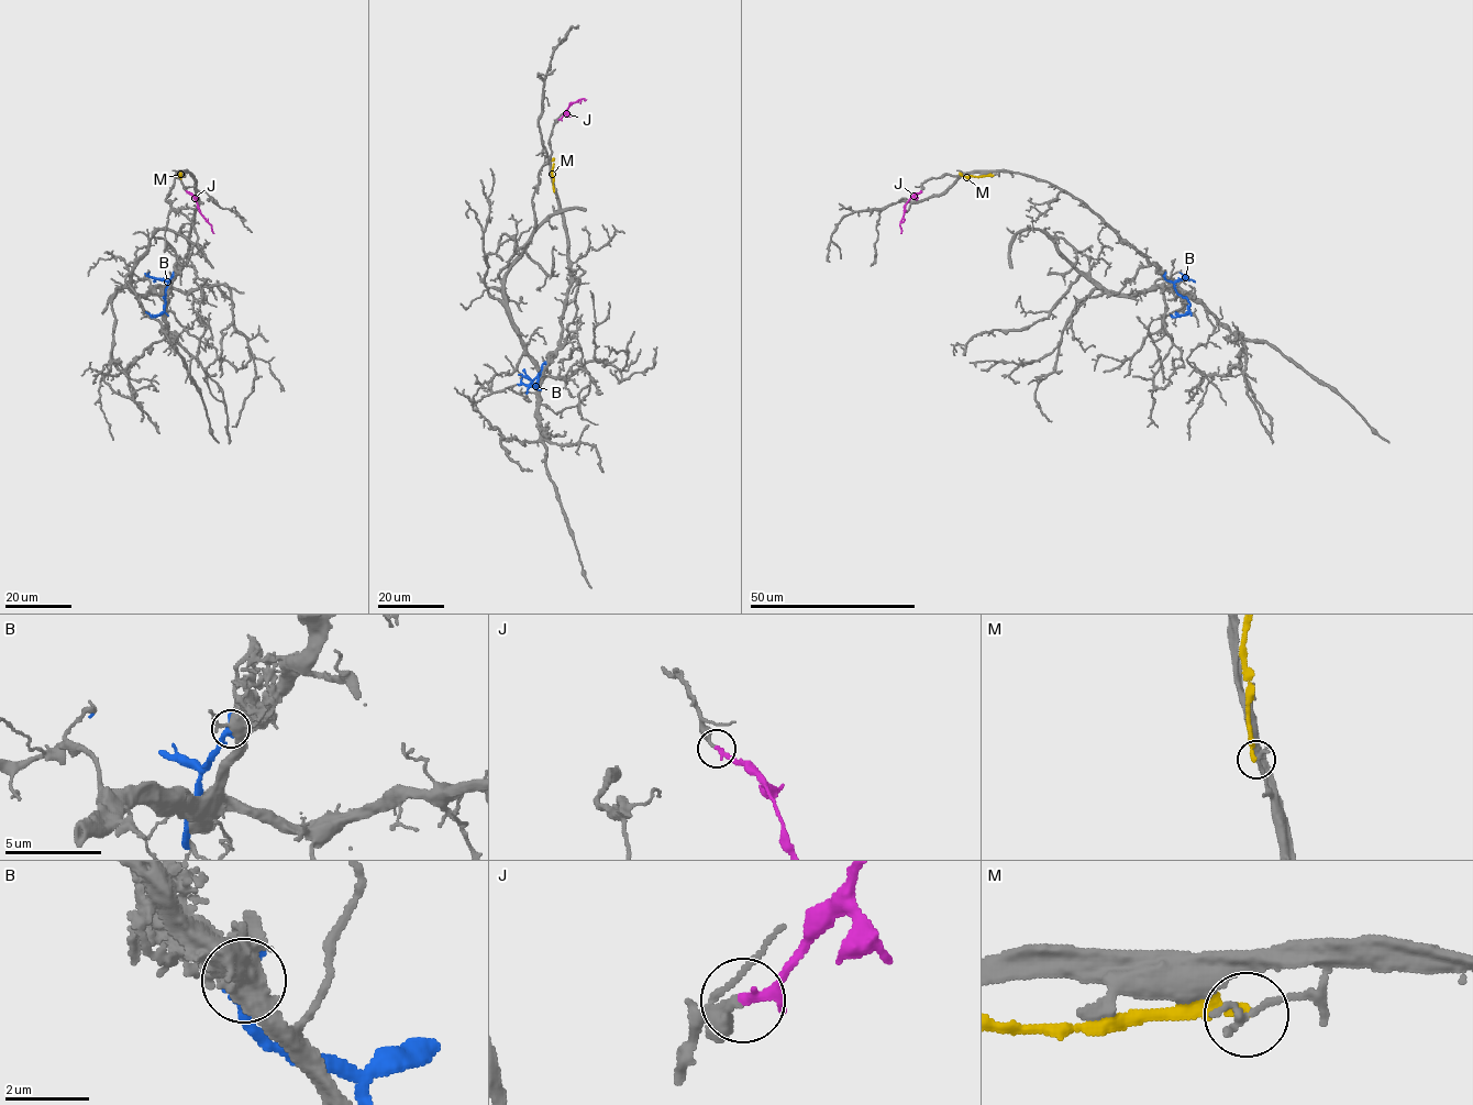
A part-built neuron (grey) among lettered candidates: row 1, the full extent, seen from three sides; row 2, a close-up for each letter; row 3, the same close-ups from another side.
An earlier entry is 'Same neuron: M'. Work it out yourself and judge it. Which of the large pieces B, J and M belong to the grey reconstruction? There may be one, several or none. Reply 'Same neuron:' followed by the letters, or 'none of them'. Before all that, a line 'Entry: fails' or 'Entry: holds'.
Entry: fails
Same neuron: J

